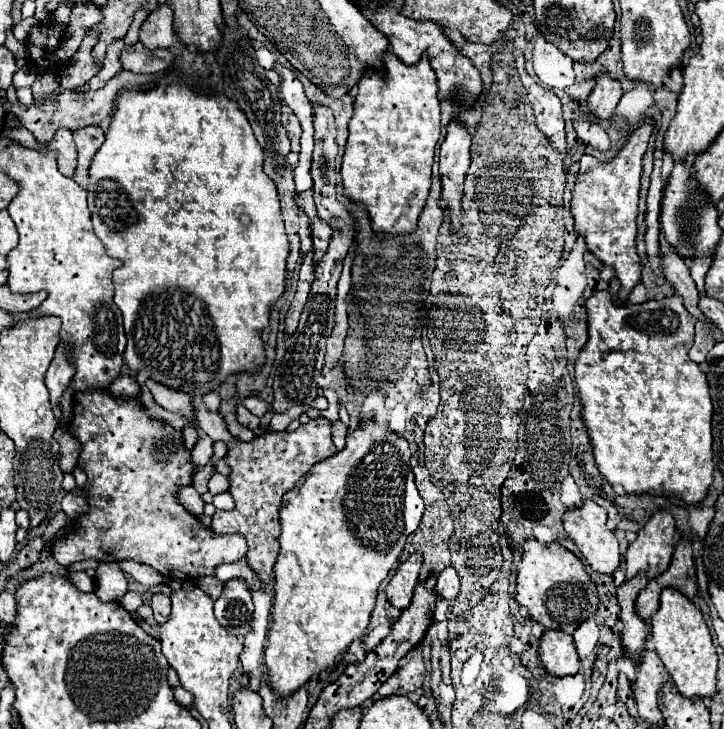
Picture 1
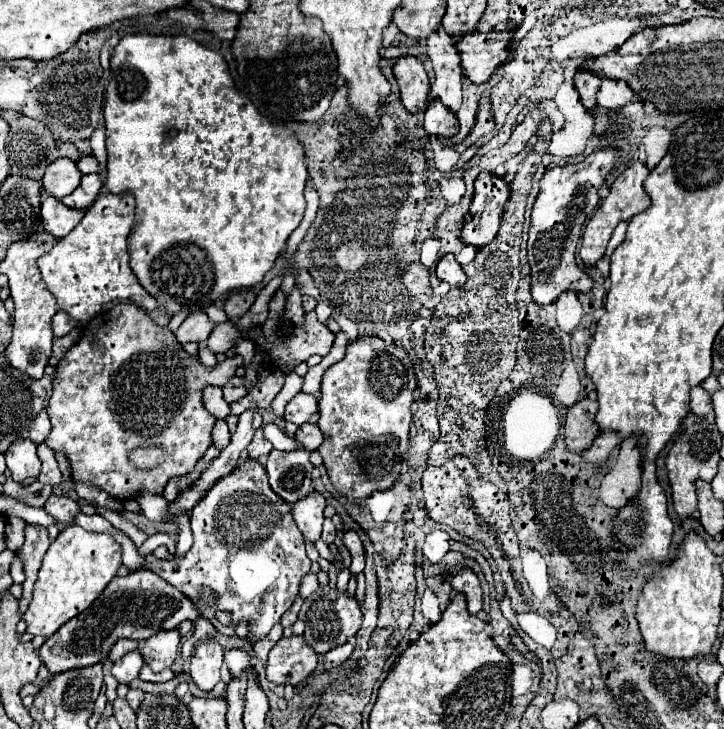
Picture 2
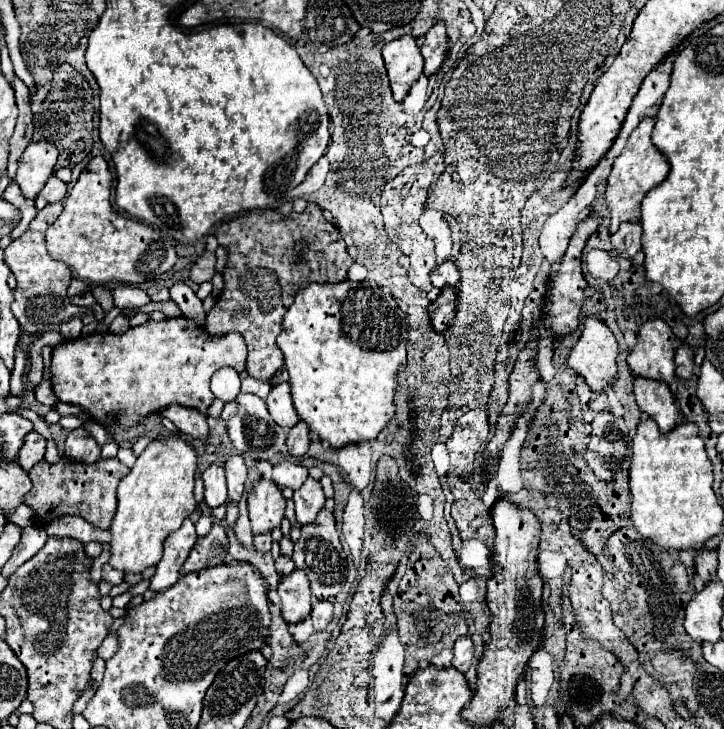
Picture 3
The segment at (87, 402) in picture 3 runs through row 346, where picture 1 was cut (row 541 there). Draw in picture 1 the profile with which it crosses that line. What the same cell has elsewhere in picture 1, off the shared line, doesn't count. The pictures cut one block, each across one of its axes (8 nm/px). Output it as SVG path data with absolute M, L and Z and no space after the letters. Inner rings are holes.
M100 390L76 392L74 418L68 426L68 432L82 446L78 466L82 470L86 468L88 476L86 484L82 486L82 492L86 492L88 500L88 512L78 516L72 522L72 530L52 544L52 556L58 560L58 564L72 566L74 562L82 562L88 558L94 558L98 562L136 560L140 564L156 568L160 574L168 578L200 578L214 576L216 566L232 564L246 556L248 544L244 536L216 536L216 532L212 532L210 526L202 524L178 502L180 488L192 484L192 454L188 448L184 448L182 430L174 430L170 424L146 416L142 392L130 398L116 398L110 392Z

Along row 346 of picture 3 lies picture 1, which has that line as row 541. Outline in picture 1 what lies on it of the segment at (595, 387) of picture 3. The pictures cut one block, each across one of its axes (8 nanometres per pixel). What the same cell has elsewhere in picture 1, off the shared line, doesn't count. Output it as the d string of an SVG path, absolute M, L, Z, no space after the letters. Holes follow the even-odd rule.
M586 500L582 508L564 514L564 530L594 572L612 576L620 566L620 552L616 536L606 528L606 520L606 510Z

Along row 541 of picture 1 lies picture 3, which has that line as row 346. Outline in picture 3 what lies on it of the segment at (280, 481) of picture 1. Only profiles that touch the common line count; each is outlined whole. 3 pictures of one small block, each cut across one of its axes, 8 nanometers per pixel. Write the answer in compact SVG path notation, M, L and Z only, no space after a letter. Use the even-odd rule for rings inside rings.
M308 202L306 210L300 214L290 212L288 218L280 216L276 210L236 216L216 228L216 238L220 246L228 248L228 264L224 268L224 290L206 316L206 332L210 336L238 332L248 346L248 374L256 380L270 380L284 366L284 354L276 344L276 336L282 330L282 318L296 292L310 282L344 282L354 260L338 228L324 218L322 208L314 202ZM298 240L306 240L308 250L300 264L292 264L292 246Z

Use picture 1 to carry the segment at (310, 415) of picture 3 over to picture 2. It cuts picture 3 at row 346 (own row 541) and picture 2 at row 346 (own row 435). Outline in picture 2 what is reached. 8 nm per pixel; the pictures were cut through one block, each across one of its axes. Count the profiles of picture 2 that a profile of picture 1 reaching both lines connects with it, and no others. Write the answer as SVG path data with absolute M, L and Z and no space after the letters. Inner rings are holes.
M366 336L366 340L356 340L356 342L348 344L346 356L344 356L340 362L336 362L334 366L330 366L330 368L326 370L326 374L322 376L322 396L320 396L318 408L320 408L320 412L334 412L334 422L332 422L332 420L320 420L320 422L318 422L318 426L320 426L322 434L324 434L324 442L322 442L322 446L318 448L318 452L320 452L320 456L322 456L322 462L324 462L326 470L328 470L328 478L332 480L332 486L334 486L344 498L352 500L354 504L364 502L364 500L370 498L370 494L376 492L376 490L390 490L390 488L394 486L396 478L400 476L400 468L402 468L402 462L404 462L404 456L406 456L406 450L408 450L408 432L410 432L410 424L412 424L412 410L410 410L410 406L412 406L412 402L414 402L414 398L412 398L412 390L414 390L414 388L416 388L414 366L412 366L412 362L408 360L408 356L404 354L404 350L400 350L398 346L386 346L384 340L374 338L374 336Z

